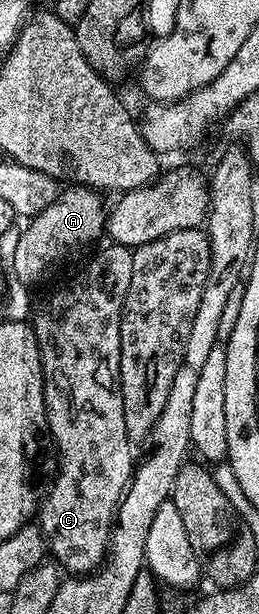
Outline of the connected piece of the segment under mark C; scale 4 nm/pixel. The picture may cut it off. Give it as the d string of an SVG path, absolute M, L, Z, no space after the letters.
M109 245L99 255L94 255L67 283L62 283L42 303L42 308L35 310L32 315L32 326L36 333L38 348L42 354L42 373L46 381L46 422L48 435L58 446L56 463L58 459L58 476L50 487L50 492L45 492L40 506L36 512L37 526L42 528L42 535L46 538L46 545L53 562L59 564L63 572L74 577L89 575L102 566L106 552L110 550L110 528L114 525L114 515L118 511L118 502L125 495L130 479L134 475L136 458L130 452L132 440L124 429L124 401L122 400L122 386L120 385L120 325L122 324L122 306L128 297L128 285L132 285L132 257L133 250L128 247Z

